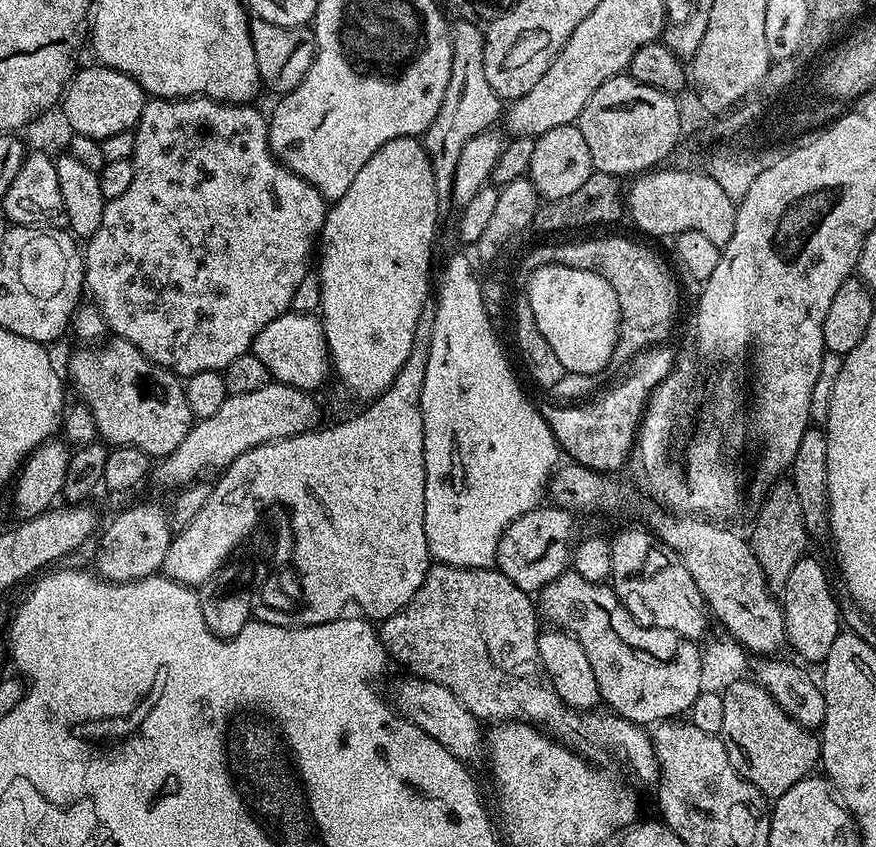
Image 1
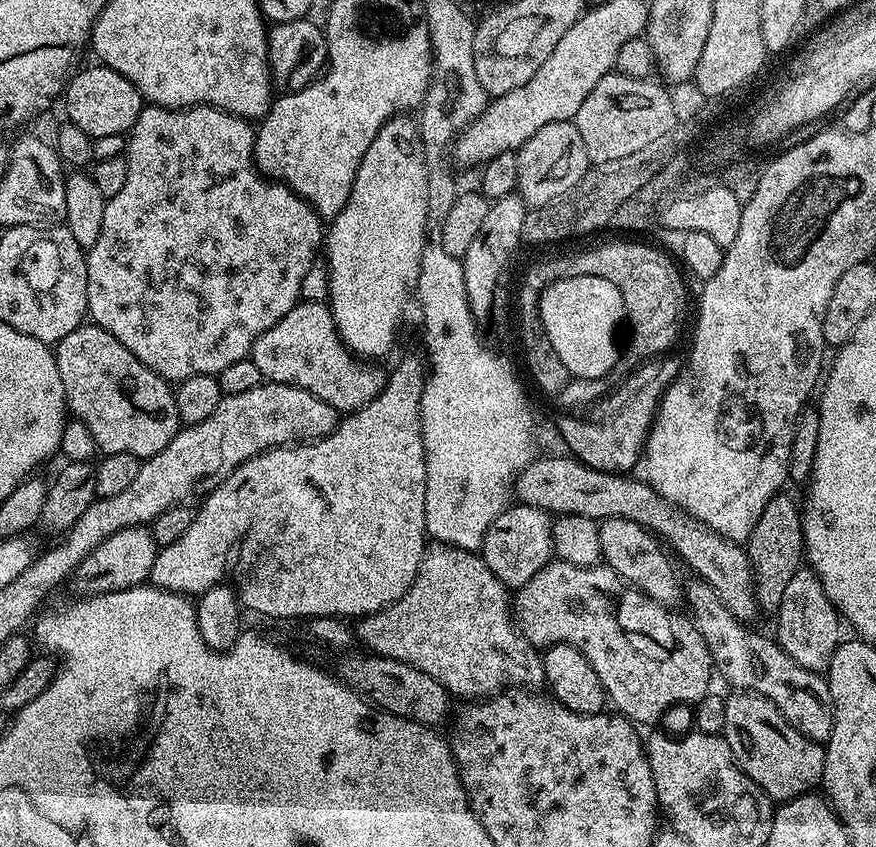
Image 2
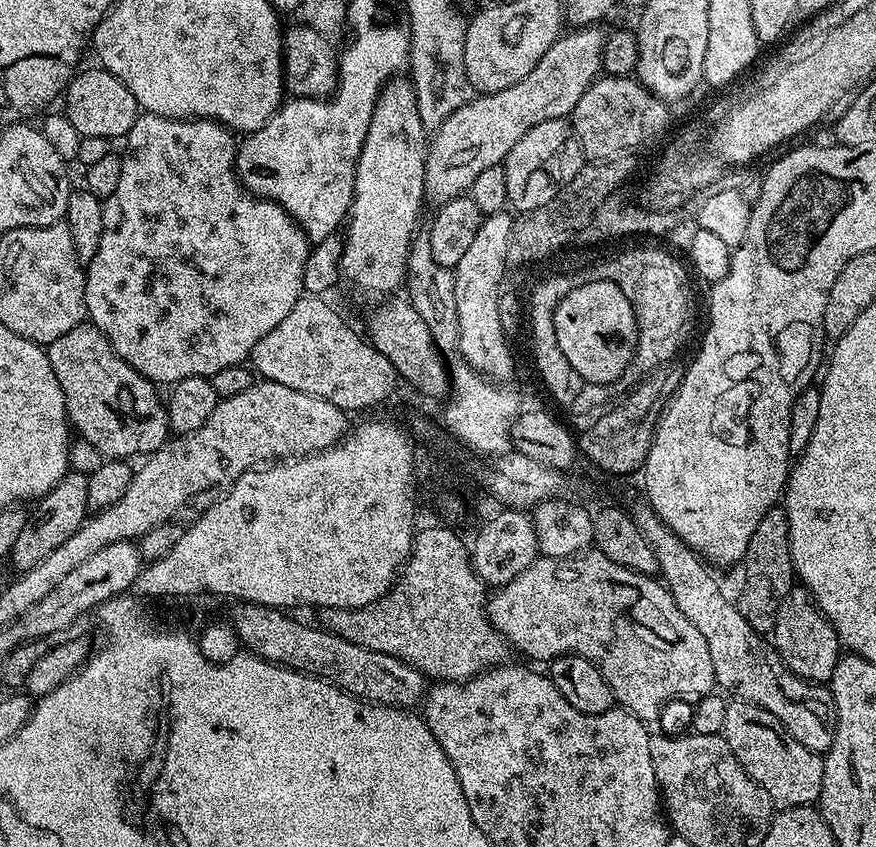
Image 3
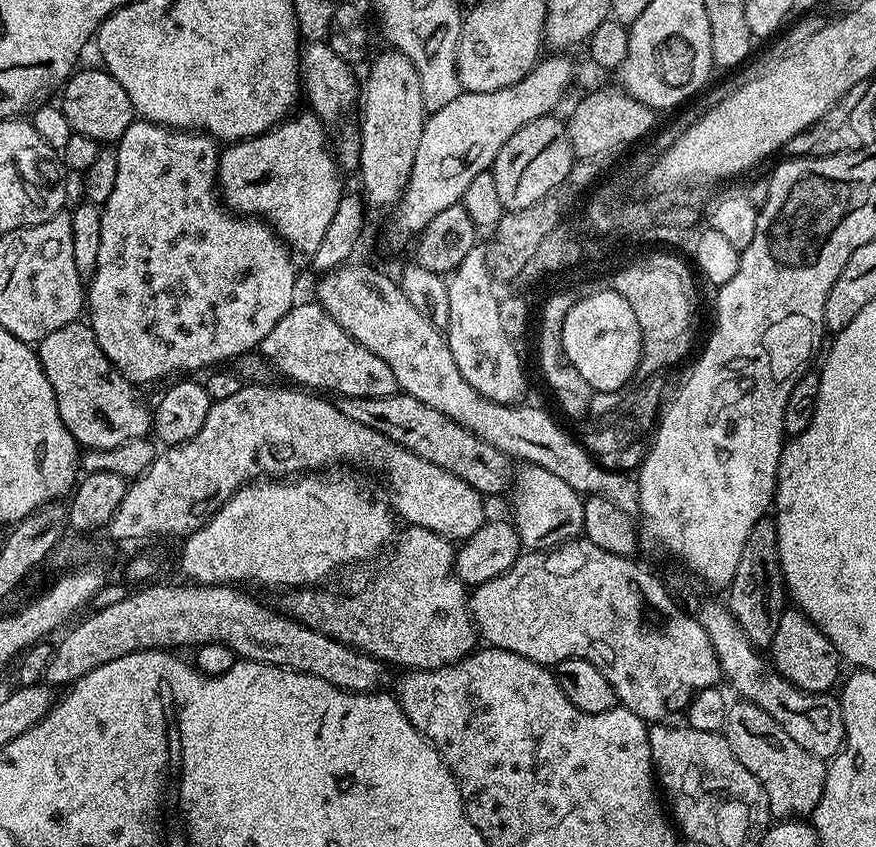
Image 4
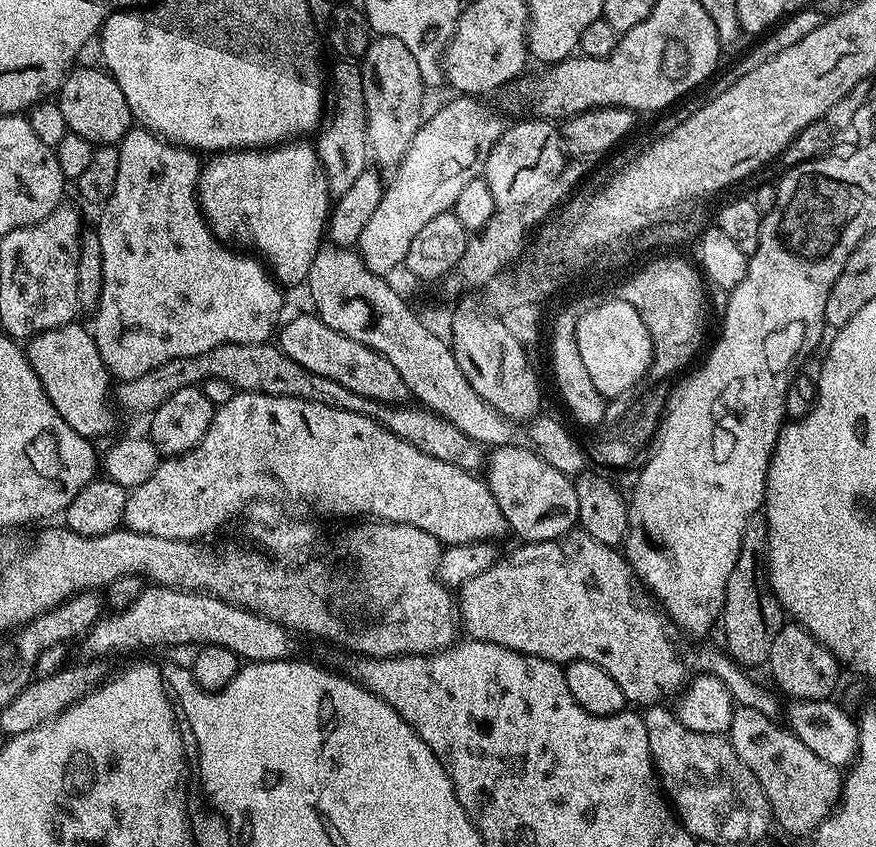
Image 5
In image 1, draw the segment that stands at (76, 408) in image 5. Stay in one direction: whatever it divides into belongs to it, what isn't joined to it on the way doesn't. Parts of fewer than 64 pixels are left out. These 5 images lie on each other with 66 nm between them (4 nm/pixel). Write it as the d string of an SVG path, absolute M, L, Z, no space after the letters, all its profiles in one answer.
M112 338L99 346L80 346L68 360L66 376L93 414L99 439L109 445L134 446L147 456L163 458L178 450L192 429L194 417L181 377L146 358L130 342Z

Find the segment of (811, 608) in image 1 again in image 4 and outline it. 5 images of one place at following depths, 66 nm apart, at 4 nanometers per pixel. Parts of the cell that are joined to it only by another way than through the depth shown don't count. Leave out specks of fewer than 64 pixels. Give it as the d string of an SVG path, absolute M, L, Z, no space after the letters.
M795 606L785 607L778 618L778 630L774 633L770 649L770 663L780 675L798 686L801 692L831 693L842 676L842 661L830 638L826 638L826 634L822 634L822 630L810 622L808 615Z

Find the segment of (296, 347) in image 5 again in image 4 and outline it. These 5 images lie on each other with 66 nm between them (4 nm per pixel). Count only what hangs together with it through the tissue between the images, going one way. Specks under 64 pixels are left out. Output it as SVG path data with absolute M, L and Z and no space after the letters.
M315 302L293 306L282 322L278 322L278 326L274 326L274 330L262 338L258 352L279 375L281 372L289 376L293 385L308 390L358 398L390 396L397 391L390 366L386 366L378 354L370 354L366 346L350 338L350 334L346 334L346 330L342 330L342 326L338 326L330 314L326 314L324 307Z

